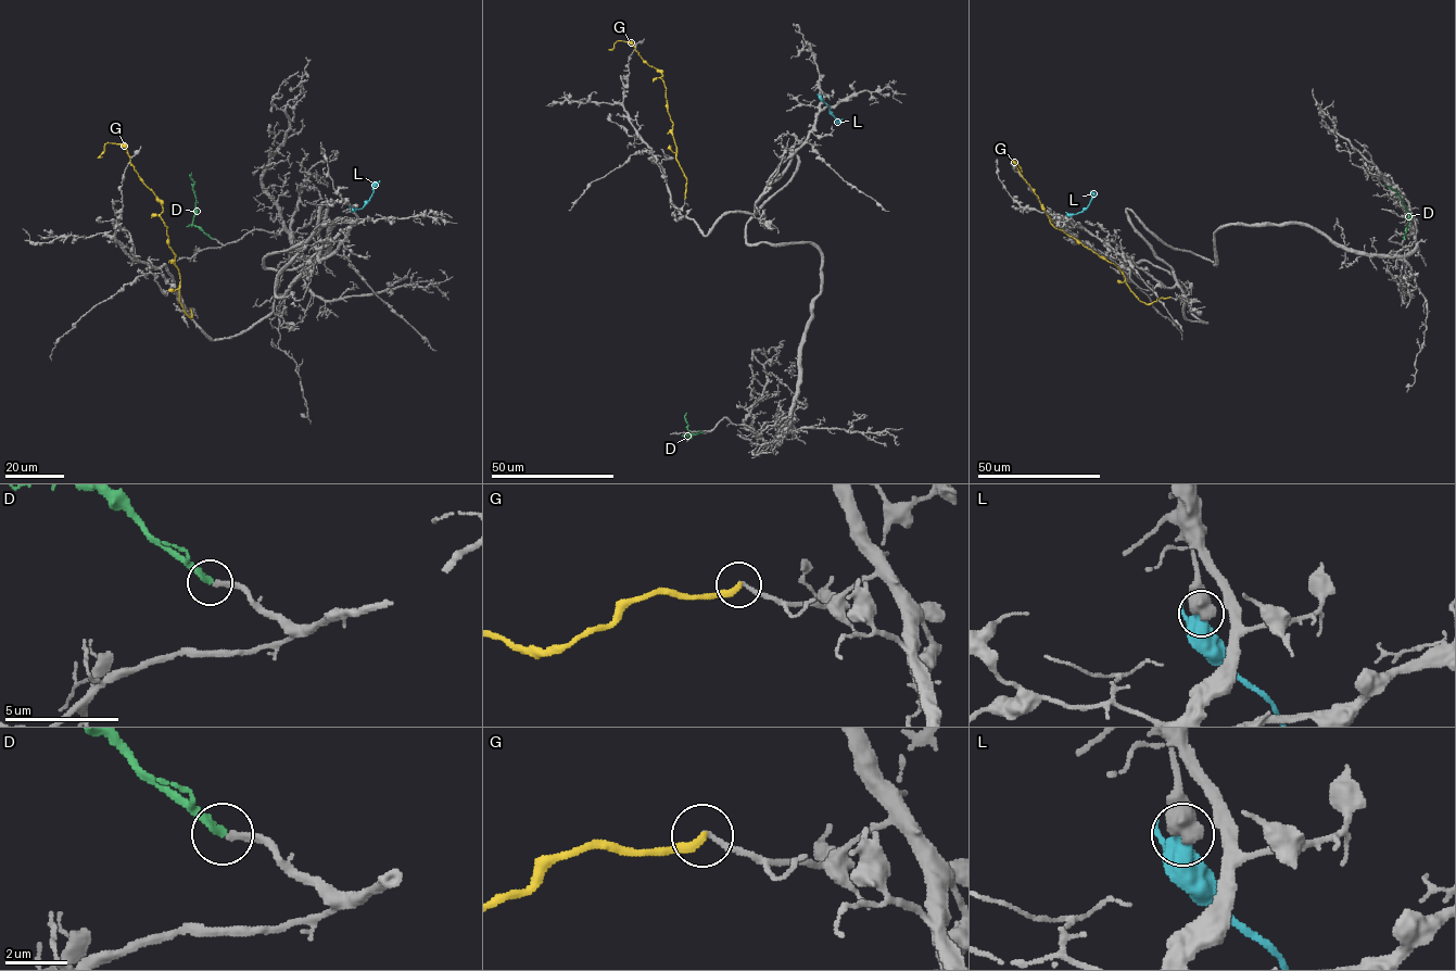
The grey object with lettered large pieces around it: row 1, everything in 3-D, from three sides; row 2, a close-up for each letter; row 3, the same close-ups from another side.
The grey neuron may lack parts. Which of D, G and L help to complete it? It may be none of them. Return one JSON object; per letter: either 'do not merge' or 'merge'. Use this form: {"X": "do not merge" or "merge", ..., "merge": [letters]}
{"D": "merge", "G": "do not merge", "L": "do not merge", "merge": ["D"]}

